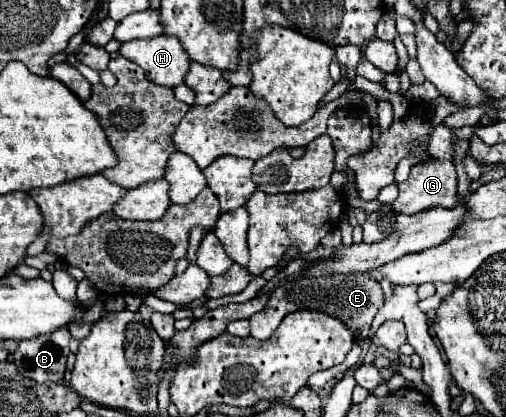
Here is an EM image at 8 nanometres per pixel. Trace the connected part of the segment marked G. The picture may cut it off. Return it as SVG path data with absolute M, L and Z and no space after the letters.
M430 158L426 162L420 162L412 168L410 178L402 184L398 184L398 198L392 202L392 208L398 214L418 214L420 210L426 210L428 206L444 206L444 208L452 208L456 206L456 166L452 160L438 160L438 158Z

